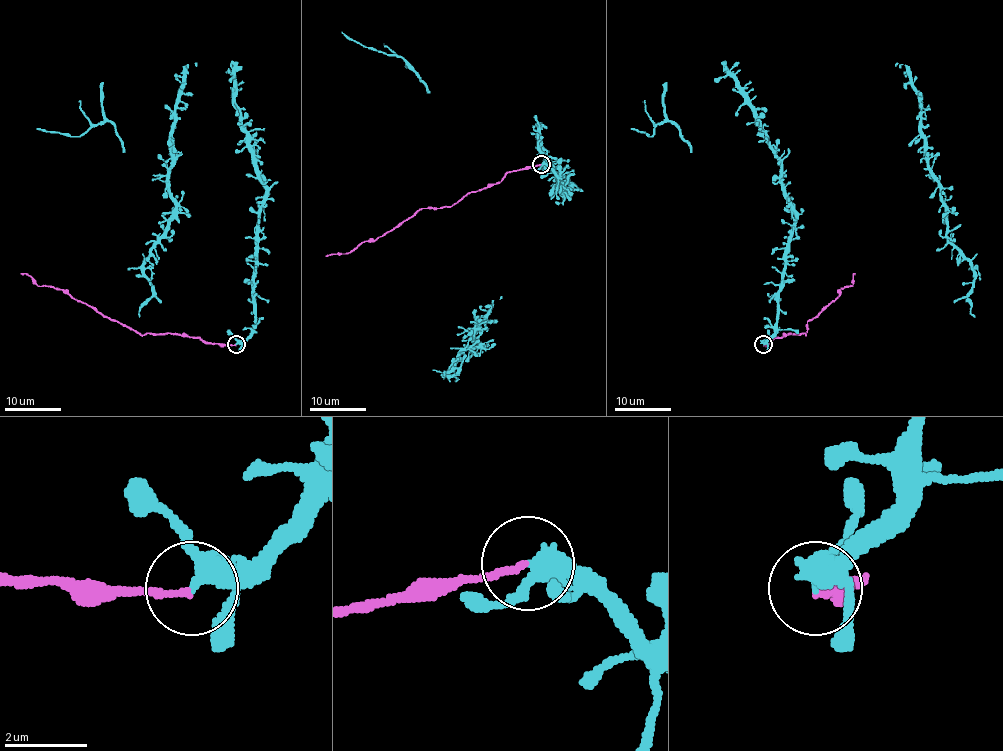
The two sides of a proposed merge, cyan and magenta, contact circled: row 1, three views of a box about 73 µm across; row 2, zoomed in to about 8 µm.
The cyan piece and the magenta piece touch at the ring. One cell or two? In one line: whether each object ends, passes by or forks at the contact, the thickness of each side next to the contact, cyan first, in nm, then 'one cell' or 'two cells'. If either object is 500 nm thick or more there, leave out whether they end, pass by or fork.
cyan passes by | magenta ends | 360/150 nm | two cells

